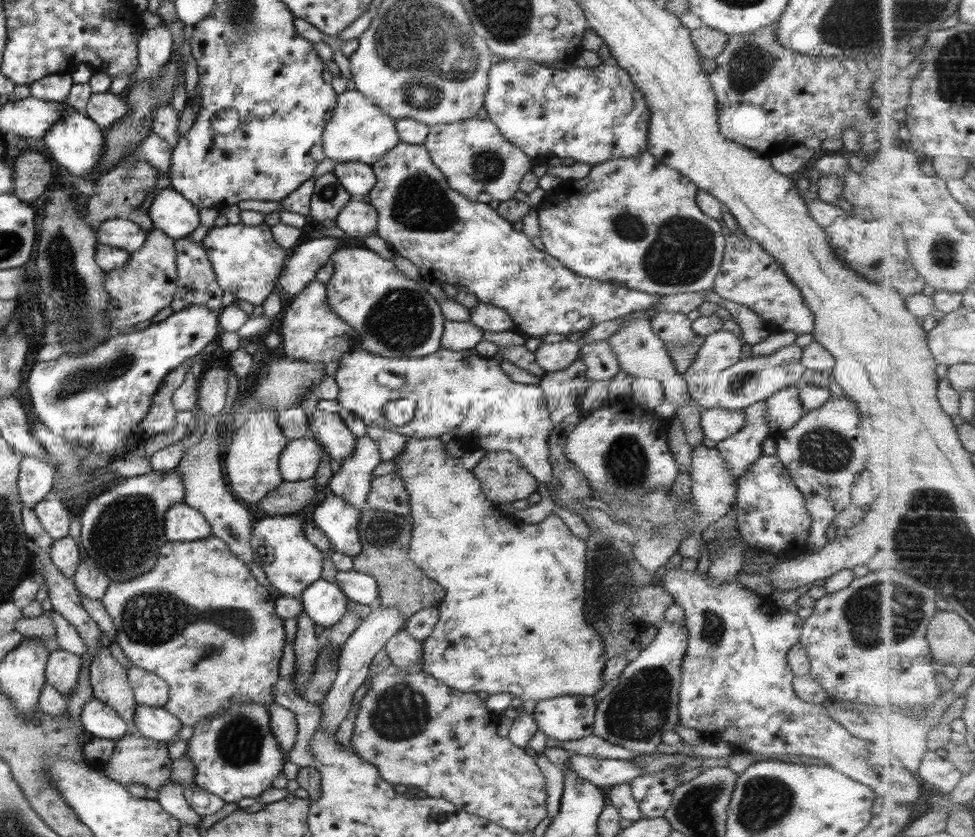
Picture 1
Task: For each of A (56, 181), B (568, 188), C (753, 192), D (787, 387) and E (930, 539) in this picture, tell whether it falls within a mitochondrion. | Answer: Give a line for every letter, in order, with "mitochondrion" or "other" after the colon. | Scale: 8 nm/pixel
A: other
B: other
C: other
D: other
E: mitochondrion

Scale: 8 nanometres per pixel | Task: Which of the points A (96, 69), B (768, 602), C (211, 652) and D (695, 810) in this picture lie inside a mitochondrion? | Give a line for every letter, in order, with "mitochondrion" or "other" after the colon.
A: other
B: other
C: mitochondrion
D: mitochondrion

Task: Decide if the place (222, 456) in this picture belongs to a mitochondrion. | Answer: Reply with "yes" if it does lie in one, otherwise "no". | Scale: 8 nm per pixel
no

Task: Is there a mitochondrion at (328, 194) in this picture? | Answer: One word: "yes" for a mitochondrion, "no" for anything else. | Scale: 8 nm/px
yes

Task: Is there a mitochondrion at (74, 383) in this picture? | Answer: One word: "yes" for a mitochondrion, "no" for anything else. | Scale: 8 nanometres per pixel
yes

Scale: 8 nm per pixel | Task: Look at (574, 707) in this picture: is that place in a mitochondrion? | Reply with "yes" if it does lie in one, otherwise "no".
no

